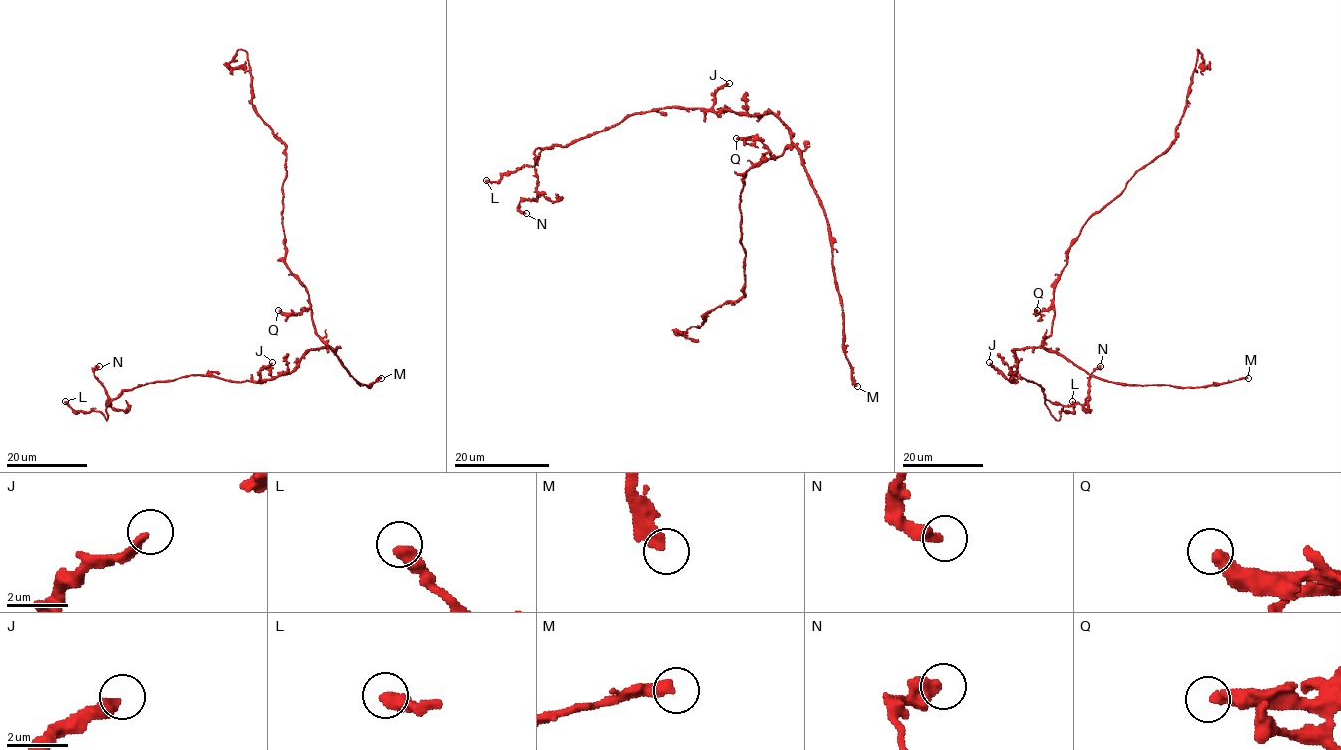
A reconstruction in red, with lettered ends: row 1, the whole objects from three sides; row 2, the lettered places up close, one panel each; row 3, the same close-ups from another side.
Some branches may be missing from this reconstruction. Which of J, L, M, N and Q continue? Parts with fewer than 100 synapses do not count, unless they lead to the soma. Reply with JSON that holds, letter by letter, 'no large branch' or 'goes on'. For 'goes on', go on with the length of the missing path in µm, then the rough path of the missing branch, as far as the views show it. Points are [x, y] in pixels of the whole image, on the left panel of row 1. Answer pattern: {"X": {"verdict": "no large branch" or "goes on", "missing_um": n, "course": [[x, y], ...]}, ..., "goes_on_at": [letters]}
{"J": {"verdict": "no large branch"}, "L": {"verdict": "goes on", "missing_um": 25, "course": [[65, 401], [39, 385], [28, 383], [7, 398]]}, "M": {"verdict": "goes on", "missing_um": 160, "course": [[381, 378], [393, 353], [366, 306], [367, 293], [411, 234], [415, 191], [393, 136], [363, 120], [356, 75]]}, "N": {"verdict": "no large branch"}, "Q": {"verdict": "no large branch"}, "goes_on_at": ["L", "M"]}

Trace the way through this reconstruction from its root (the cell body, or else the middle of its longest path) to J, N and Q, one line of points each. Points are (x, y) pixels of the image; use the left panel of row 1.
J: (311, 317), (315, 332), (325, 347), (309, 349), (290, 372), (259, 382), (259, 373), (272, 362)
N: (311, 317), (325, 347), (259, 382), (185, 375), (123, 390), (106, 405), (99, 366)
Q: (311, 317), (309, 309), (298, 313), (281, 313), (278, 310)

